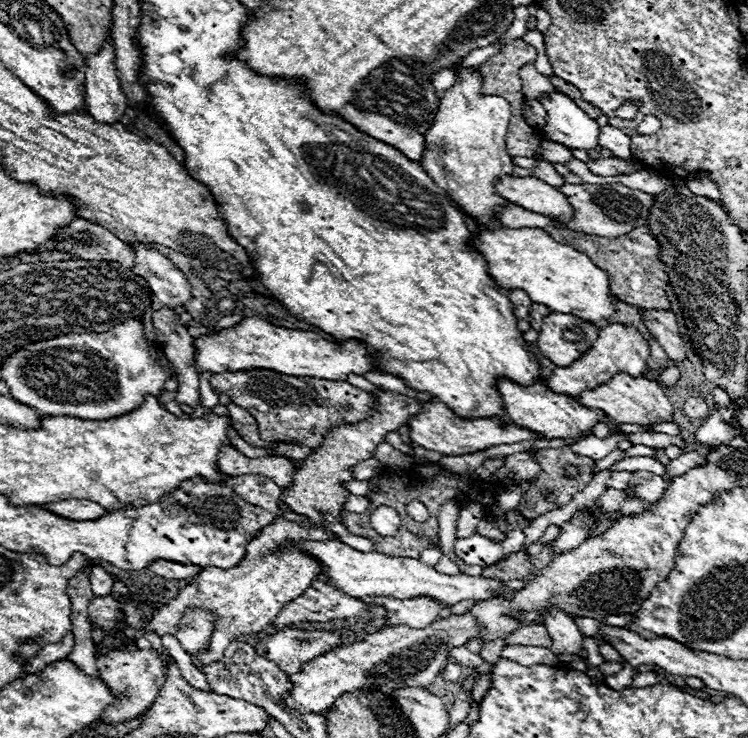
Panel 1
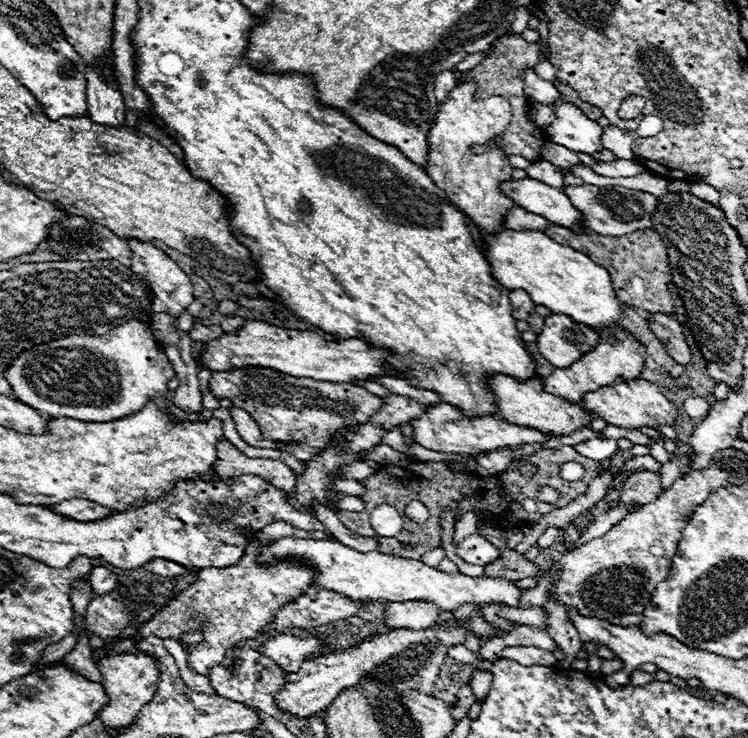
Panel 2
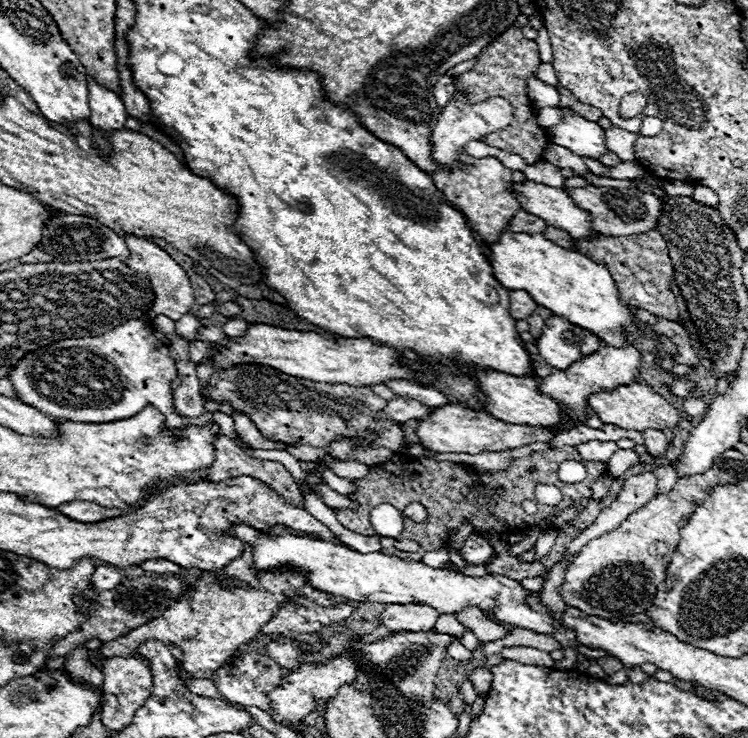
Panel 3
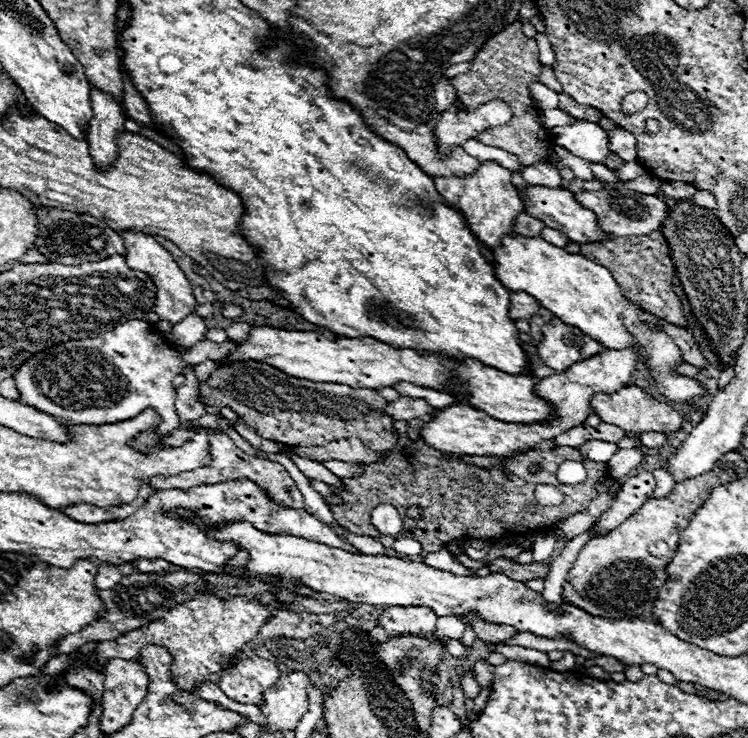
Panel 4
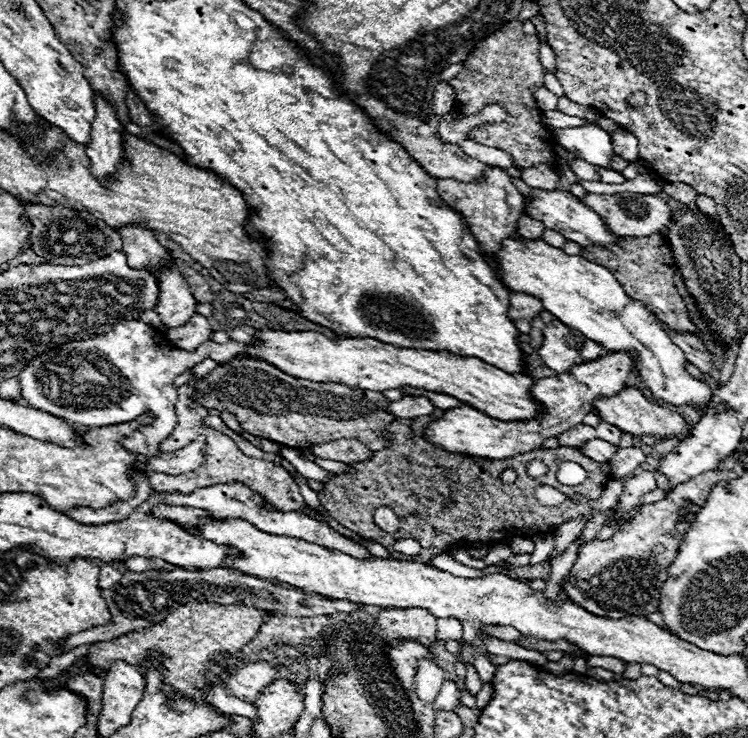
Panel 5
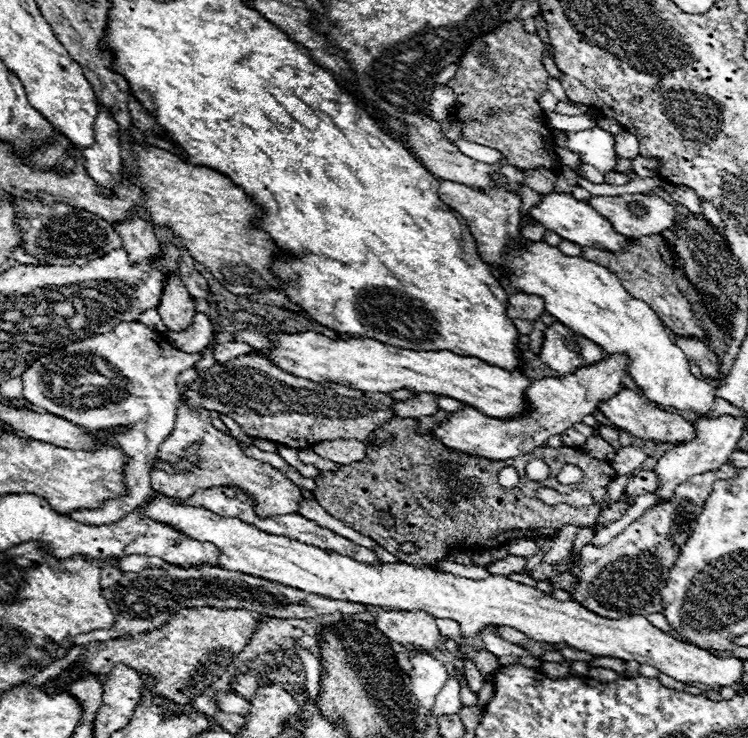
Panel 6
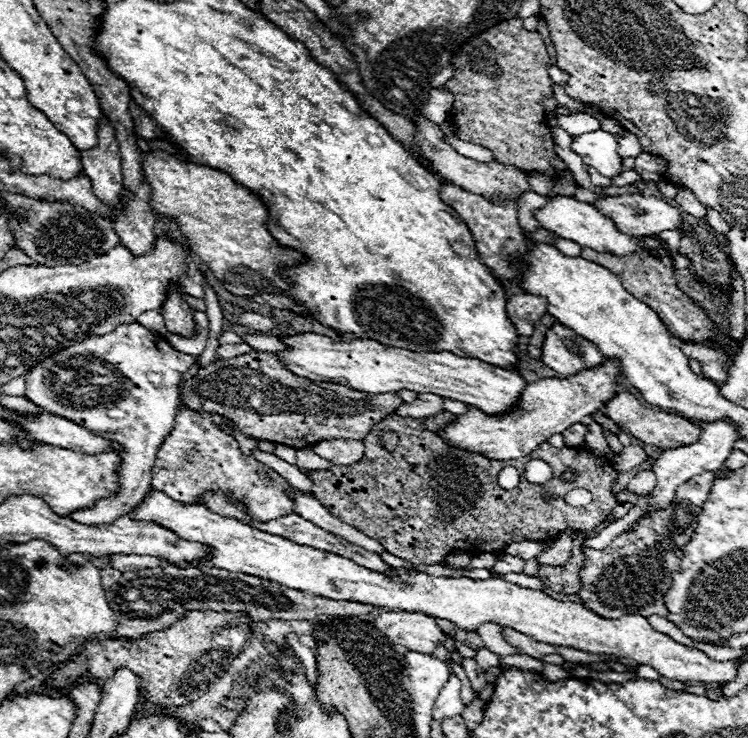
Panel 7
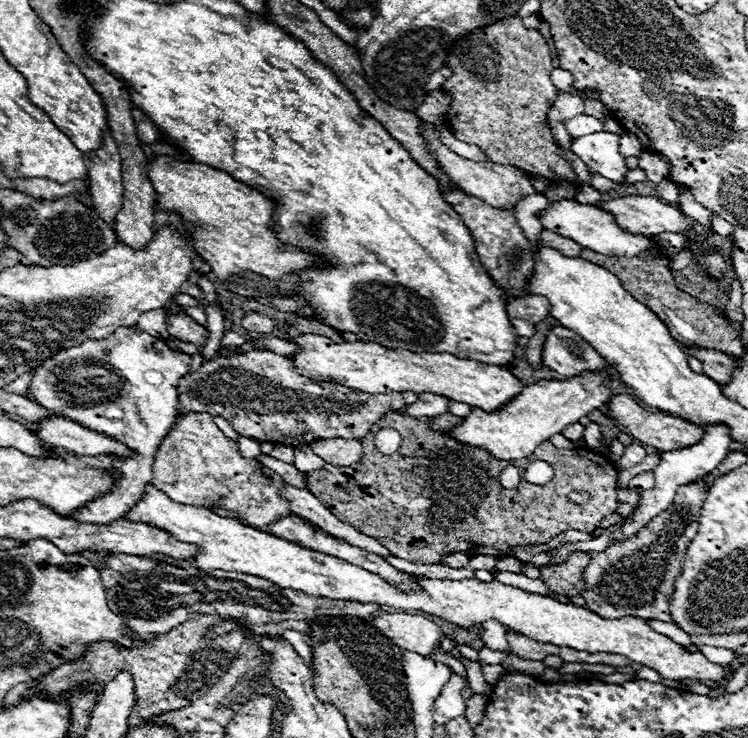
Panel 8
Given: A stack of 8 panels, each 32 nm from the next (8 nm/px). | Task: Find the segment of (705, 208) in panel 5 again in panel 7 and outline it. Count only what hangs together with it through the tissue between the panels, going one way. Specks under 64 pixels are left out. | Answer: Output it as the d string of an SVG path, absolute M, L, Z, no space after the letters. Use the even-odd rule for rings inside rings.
M708 208L708 224L718 232L718 234L728 234L730 232L730 226L728 226L728 222L724 222L722 218L720 218L720 214L716 212L716 210L710 210Z

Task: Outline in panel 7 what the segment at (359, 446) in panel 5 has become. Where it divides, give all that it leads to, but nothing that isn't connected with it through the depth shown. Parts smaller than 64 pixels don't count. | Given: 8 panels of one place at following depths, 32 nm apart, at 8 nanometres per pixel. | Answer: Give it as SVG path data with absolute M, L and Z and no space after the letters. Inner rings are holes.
M334 440L334 442L316 442L312 450L336 464L336 466L350 466L354 462L360 462L364 456L364 444L362 442L346 442L346 440Z

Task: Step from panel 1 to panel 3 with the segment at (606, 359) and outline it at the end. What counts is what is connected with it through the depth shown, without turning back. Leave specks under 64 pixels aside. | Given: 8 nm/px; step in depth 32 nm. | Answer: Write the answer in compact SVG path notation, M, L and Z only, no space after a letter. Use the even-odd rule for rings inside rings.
M602 344L598 352L574 362L574 366L566 368L566 370L554 370L554 374L542 378L540 392L558 400L564 406L566 416L570 420L578 418L578 422L582 422L586 418L586 414L590 412L590 408L586 406L588 396L594 392L600 392L600 390L614 390L620 384L632 382L634 376L638 374L640 360L642 360L642 354L638 352L638 348L634 344L624 346L624 348L608 348Z

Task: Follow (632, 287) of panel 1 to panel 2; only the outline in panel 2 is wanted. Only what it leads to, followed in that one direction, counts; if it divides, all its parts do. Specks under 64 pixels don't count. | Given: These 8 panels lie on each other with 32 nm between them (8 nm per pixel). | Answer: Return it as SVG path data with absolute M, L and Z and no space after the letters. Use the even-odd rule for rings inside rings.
M548 226L544 232L554 242L558 242L562 246L570 246L570 248L586 254L594 264L604 266L610 272L616 296L622 304L634 306L634 308L644 308L644 310L656 312L656 314L660 312L660 314L676 316L674 298L672 298L672 292L668 290L668 286L672 282L672 272L670 272L664 240L660 238L658 232L638 230L634 234L626 234L626 236L618 236L618 238L598 236L598 234L578 234L576 236L570 230L558 228L558 226Z

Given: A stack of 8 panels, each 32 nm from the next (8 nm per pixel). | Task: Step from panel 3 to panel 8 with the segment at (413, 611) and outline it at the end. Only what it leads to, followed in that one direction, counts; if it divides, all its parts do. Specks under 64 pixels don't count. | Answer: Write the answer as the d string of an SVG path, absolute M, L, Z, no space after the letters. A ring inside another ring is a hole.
M392 612L374 618L374 626L382 630L402 650L414 650L416 654L432 654L440 640L440 628L422 614Z

